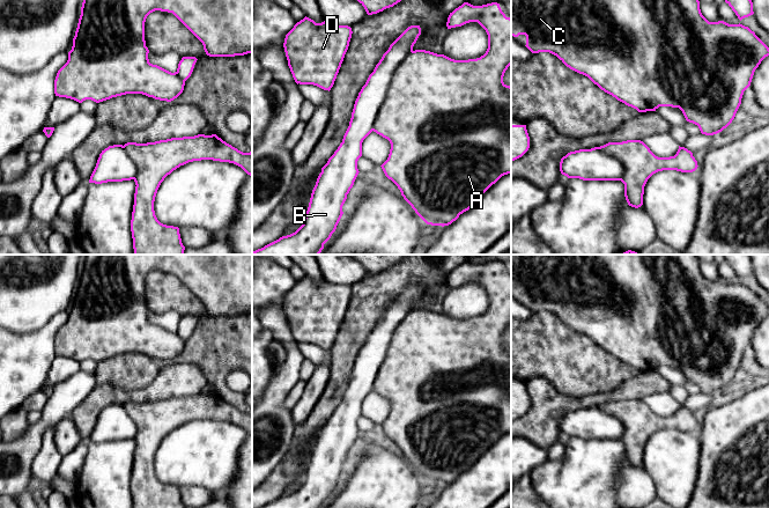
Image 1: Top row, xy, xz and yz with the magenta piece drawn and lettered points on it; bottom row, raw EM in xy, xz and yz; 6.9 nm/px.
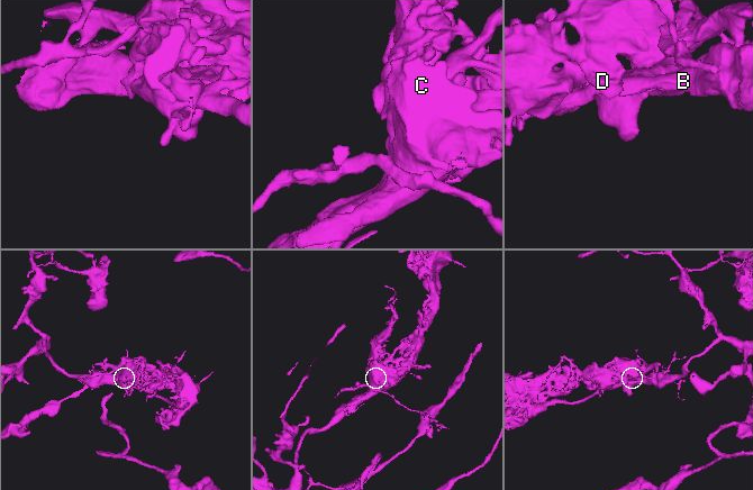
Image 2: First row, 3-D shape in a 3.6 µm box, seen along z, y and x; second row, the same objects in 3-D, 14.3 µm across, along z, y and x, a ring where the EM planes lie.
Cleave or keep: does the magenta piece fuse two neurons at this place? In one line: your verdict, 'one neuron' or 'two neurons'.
two neurons

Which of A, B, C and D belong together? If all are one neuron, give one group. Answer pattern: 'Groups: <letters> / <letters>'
Groups: A C D / B

